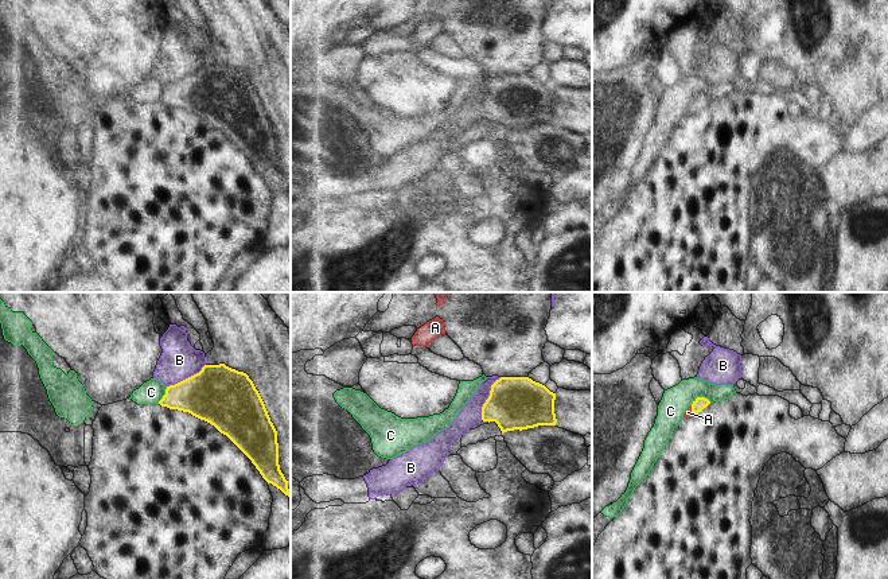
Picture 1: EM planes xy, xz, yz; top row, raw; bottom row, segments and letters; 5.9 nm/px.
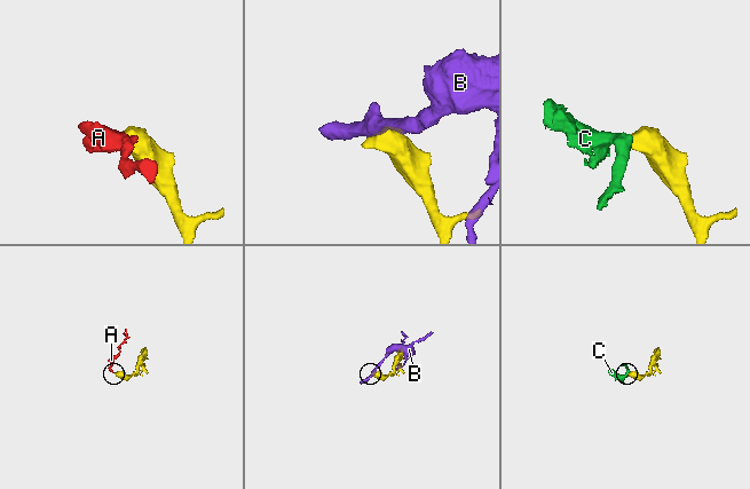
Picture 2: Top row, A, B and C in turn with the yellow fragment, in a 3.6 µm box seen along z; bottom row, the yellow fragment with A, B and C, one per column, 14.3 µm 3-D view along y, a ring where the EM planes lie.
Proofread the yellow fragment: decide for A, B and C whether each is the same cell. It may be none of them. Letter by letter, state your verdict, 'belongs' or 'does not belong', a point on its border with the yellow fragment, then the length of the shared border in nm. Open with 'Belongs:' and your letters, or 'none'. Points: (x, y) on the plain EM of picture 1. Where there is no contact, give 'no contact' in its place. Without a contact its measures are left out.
Belongs: A
A: belongs; meets yellow in yz at (692, 108); contact 50 nm long
B: does not belong; meets yellow in xz at (489, 96); contact 280 nm long
C: does not belong; meets yellow in yz at (700, 96); contact 130 nm long

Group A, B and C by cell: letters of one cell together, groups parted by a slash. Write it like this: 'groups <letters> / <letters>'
groups A / B / C

